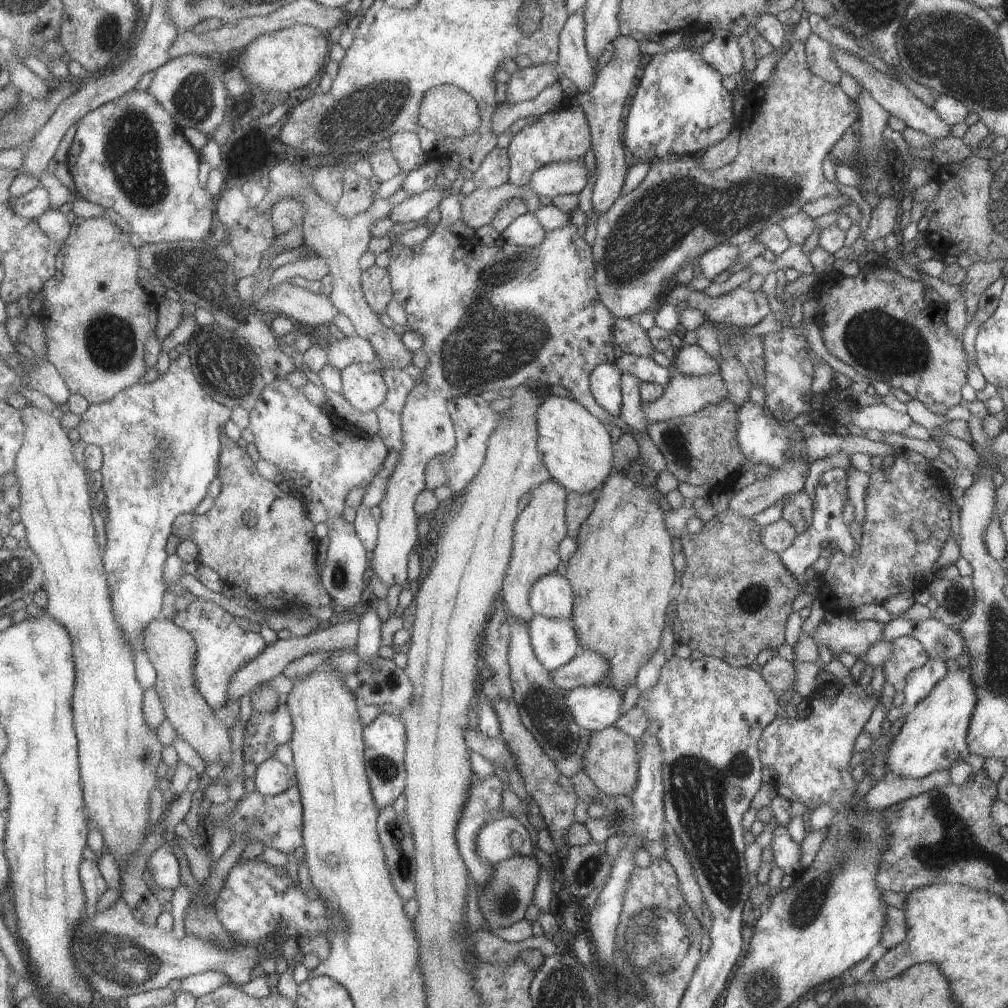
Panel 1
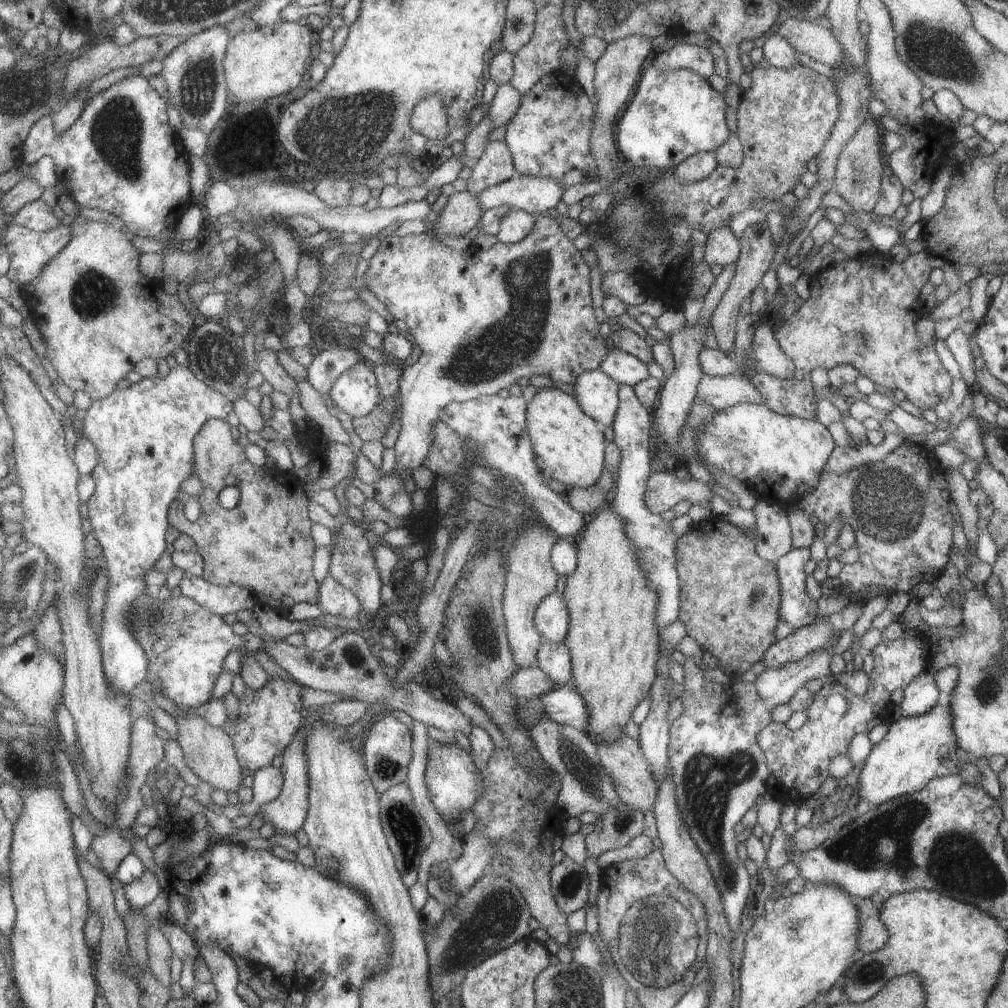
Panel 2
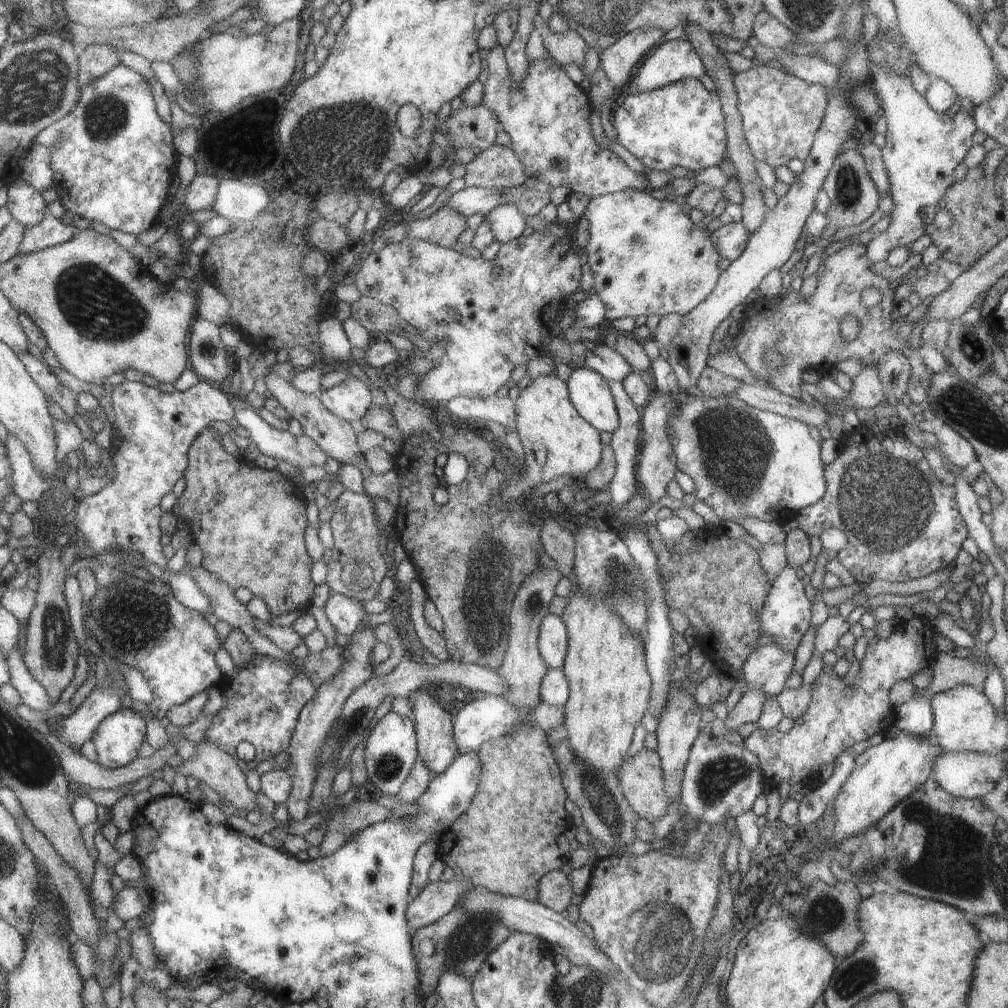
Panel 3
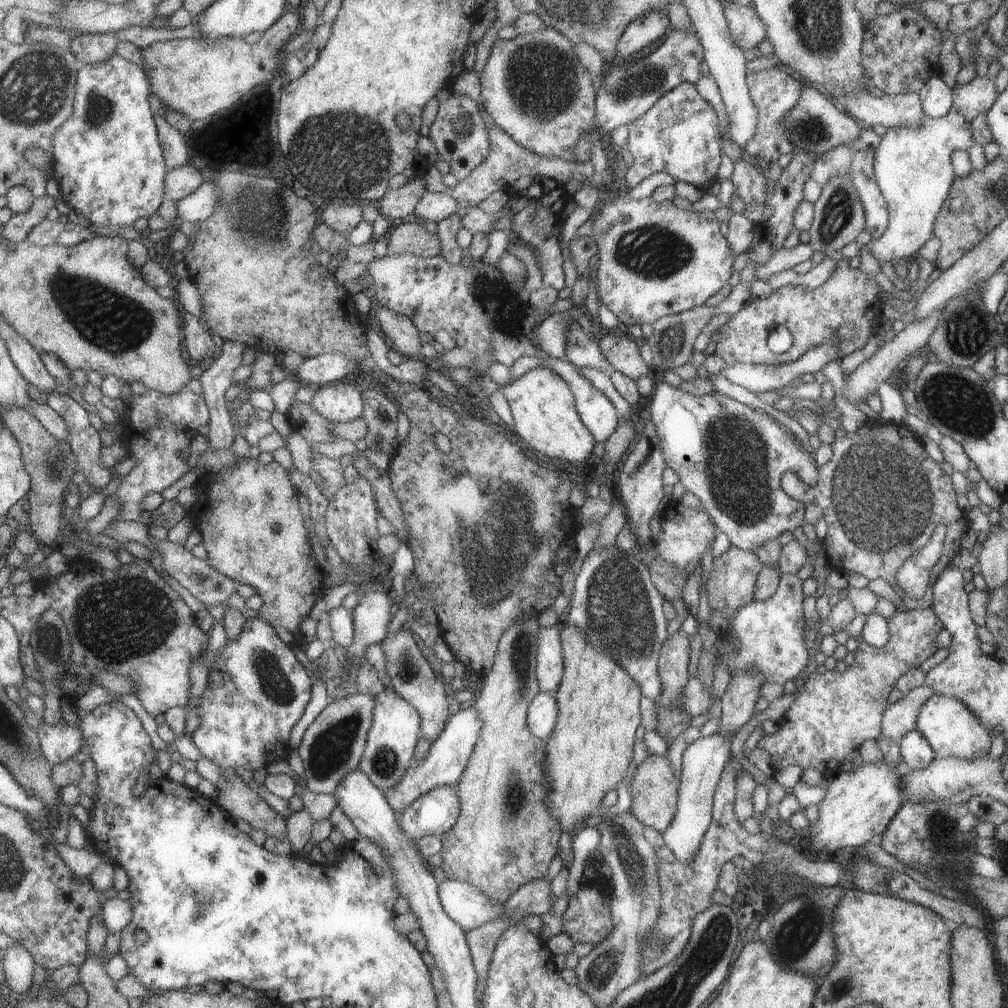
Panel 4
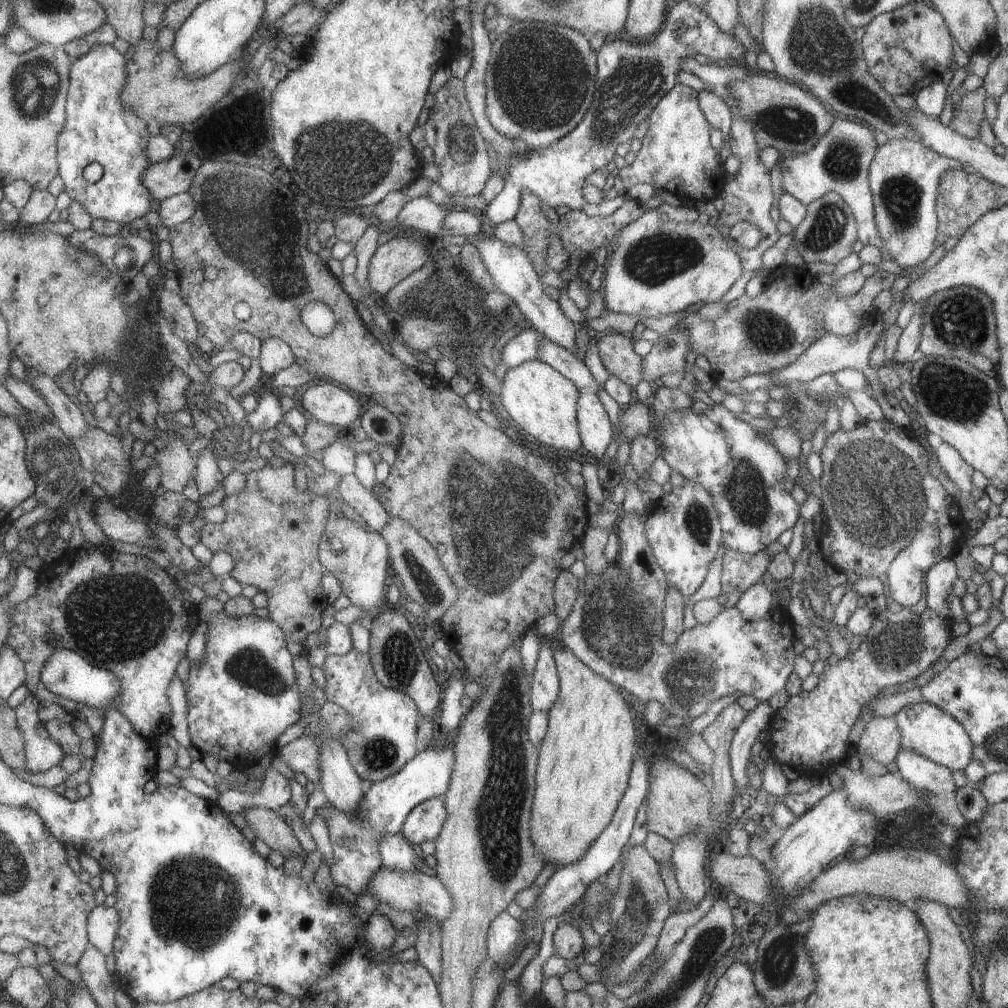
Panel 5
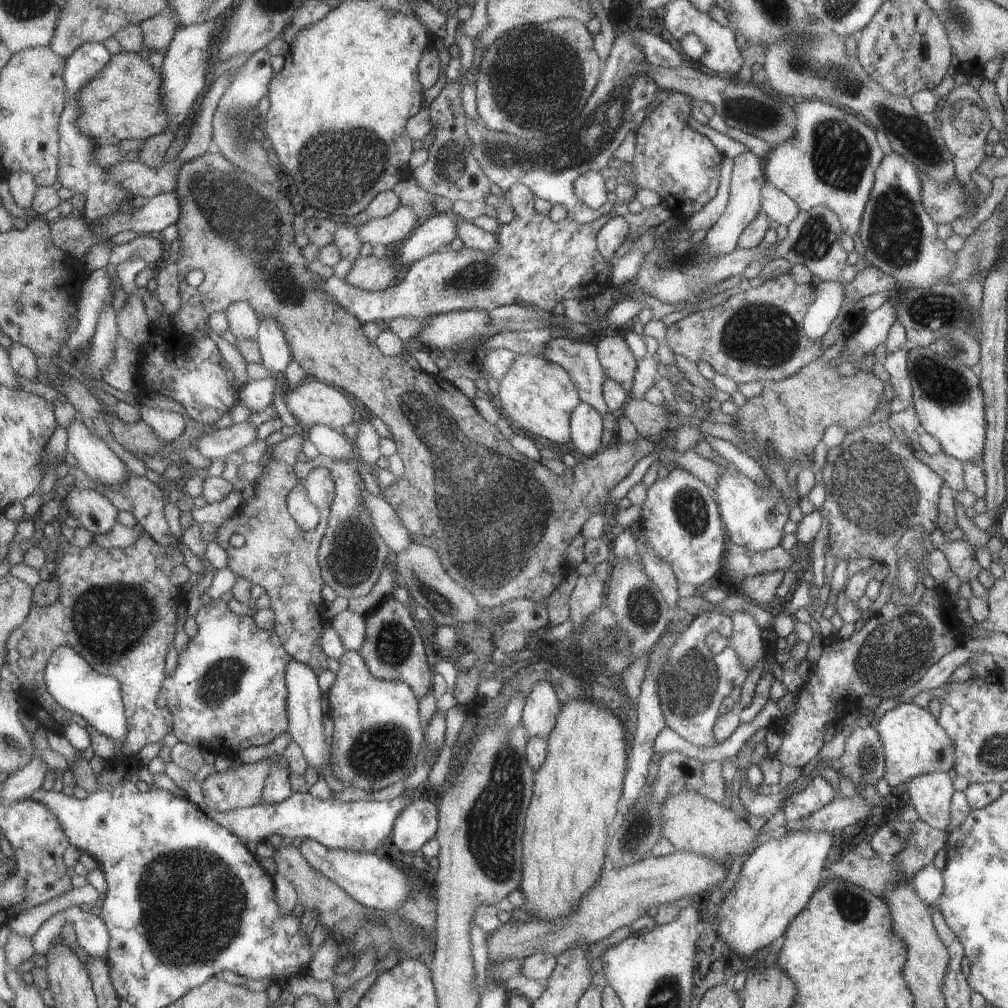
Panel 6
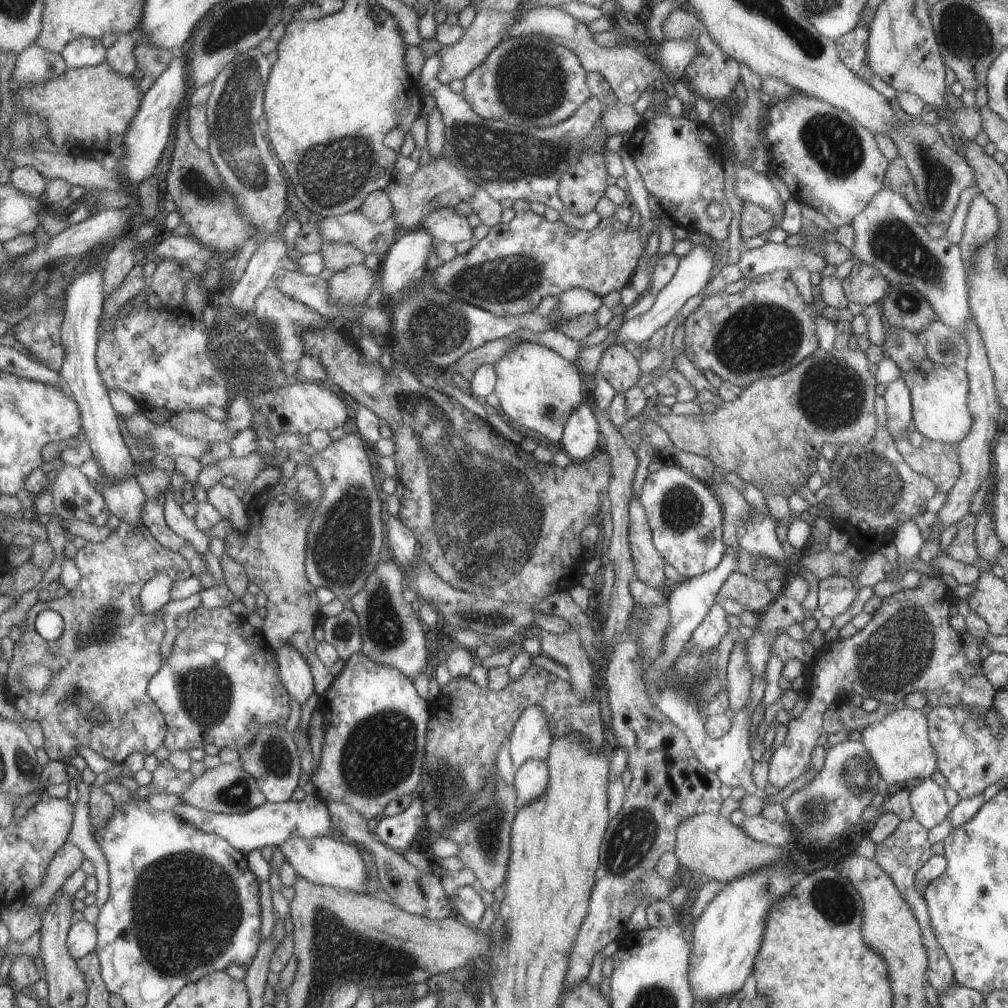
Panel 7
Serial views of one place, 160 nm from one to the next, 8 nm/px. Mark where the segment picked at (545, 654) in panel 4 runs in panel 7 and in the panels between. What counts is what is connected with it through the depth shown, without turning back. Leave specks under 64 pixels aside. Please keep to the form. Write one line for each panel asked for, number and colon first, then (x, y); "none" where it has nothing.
5: (544, 688)
6: (541, 707)
7: (529, 739)

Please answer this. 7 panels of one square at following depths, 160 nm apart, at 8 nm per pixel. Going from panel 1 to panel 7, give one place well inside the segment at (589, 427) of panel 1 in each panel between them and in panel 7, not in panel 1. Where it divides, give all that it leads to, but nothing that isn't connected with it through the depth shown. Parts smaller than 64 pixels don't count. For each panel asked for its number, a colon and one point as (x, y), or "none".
2: (567, 446)
3: (556, 440)
4: (542, 406)
5: (535, 397)
6: (537, 395)
7: (537, 389)

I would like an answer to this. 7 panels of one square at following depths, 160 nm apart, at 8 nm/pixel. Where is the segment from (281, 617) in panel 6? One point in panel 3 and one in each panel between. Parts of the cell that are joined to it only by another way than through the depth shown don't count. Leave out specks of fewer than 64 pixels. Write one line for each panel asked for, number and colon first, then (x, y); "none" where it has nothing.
3: (248, 521)
4: (252, 530)
5: (272, 530)

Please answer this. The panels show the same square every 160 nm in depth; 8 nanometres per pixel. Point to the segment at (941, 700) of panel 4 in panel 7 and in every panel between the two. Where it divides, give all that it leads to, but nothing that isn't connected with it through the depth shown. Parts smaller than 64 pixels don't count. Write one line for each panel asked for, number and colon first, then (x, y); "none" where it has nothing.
5: (923, 729)
6: (913, 743)
7: (898, 745)

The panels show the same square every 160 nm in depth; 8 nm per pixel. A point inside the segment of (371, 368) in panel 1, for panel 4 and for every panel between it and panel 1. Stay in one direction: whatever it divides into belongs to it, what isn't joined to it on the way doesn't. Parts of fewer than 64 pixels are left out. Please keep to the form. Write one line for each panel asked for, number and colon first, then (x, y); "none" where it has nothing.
2: (354, 391)
3: (349, 399)
4: (339, 402)

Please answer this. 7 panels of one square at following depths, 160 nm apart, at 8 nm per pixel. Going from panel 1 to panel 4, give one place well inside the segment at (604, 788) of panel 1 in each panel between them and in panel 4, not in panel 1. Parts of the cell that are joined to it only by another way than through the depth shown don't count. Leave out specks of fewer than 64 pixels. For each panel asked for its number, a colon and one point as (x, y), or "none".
2: (633, 779)
3: (640, 777)
4: (653, 793)

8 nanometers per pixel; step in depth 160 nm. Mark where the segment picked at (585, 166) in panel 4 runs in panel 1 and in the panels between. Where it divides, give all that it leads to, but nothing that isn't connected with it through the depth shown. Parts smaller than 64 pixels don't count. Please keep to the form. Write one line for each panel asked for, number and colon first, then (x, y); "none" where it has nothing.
1: (493, 171)
2: (495, 165)
3: (497, 166)

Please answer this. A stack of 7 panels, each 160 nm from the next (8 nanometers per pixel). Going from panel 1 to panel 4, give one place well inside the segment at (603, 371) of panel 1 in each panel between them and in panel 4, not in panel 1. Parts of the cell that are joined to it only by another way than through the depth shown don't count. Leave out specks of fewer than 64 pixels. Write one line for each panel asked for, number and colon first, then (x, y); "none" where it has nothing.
2: (596, 394)
3: (589, 393)
4: (596, 411)

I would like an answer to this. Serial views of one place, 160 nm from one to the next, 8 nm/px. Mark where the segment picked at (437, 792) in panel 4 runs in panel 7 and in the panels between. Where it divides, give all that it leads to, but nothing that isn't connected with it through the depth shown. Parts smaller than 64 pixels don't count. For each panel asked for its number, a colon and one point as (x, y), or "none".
5: (423, 822)
6: (417, 823)
7: (399, 832)

